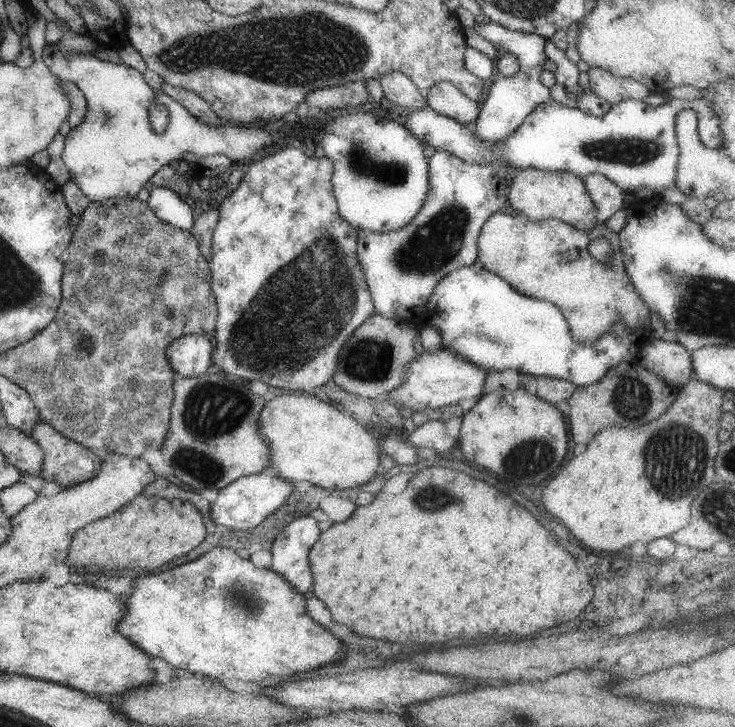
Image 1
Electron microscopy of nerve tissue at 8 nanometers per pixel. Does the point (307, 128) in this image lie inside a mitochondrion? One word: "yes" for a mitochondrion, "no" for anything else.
no

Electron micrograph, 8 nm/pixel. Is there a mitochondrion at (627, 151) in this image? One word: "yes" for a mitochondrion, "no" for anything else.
yes

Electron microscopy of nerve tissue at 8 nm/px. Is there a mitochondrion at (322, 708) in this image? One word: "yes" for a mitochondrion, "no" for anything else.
no

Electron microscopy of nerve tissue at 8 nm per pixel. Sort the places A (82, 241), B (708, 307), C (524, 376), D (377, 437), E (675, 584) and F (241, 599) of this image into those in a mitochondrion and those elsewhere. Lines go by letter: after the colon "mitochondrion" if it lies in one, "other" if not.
A: other
B: mitochondrion
C: other
D: other
E: other
F: mitochondrion

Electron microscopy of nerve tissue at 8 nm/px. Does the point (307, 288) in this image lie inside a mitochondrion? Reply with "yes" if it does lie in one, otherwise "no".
yes

